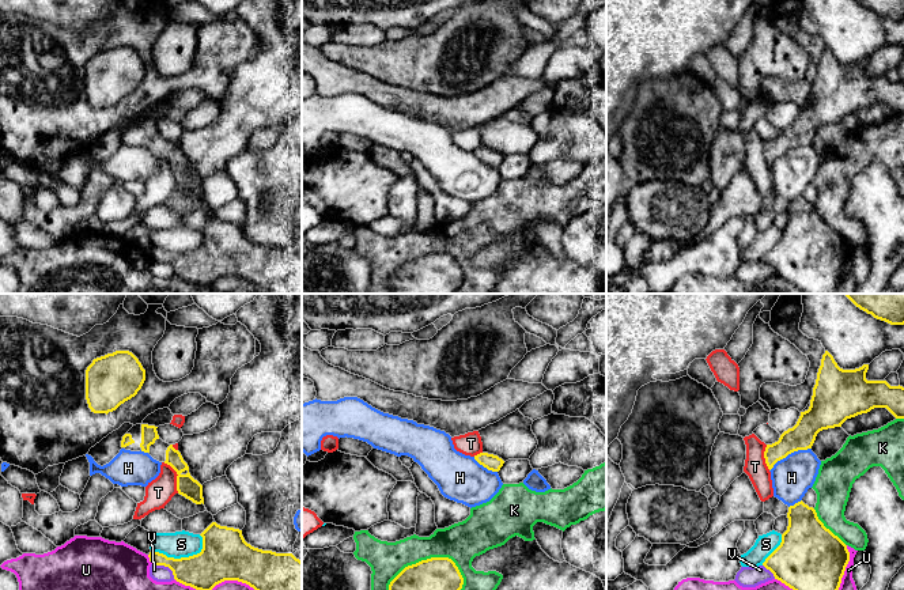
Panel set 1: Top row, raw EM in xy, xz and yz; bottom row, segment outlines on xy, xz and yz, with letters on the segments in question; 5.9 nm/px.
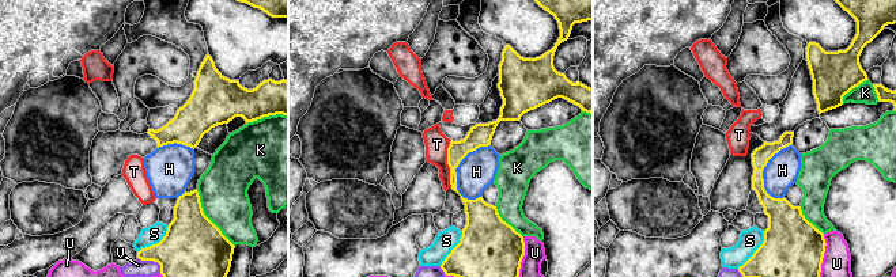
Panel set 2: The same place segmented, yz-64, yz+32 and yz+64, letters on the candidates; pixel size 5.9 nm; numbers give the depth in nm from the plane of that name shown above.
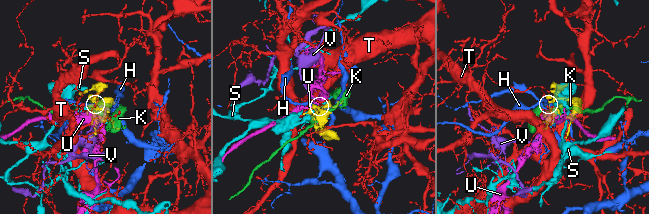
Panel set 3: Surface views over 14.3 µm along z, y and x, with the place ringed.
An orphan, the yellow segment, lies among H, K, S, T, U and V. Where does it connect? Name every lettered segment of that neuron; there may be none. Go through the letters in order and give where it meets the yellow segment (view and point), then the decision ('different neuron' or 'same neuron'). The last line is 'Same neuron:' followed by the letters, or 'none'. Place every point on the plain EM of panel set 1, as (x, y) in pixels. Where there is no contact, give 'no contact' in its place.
H: yz (789, 148) | different neuron
K: xz (423, 256) | different neuron
S: xy (182, 253) | different neuron
T: xy (177, 171) | different neuron
U: yz (844, 265) | different neuron
V: xy (166, 261) | different neuron
Same neuron: none

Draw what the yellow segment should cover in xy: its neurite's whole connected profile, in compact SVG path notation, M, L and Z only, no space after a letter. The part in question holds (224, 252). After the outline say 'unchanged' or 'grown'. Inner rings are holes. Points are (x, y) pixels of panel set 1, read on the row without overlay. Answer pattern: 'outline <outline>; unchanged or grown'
outline M216 218L200 231L200 249L174 254L150 247L150 257L169 262L177 277L201 287L209 288L224 276L238 276L266 294L302 294L302 257L292 249L254 243L245 237L242 226Z; unchanged

